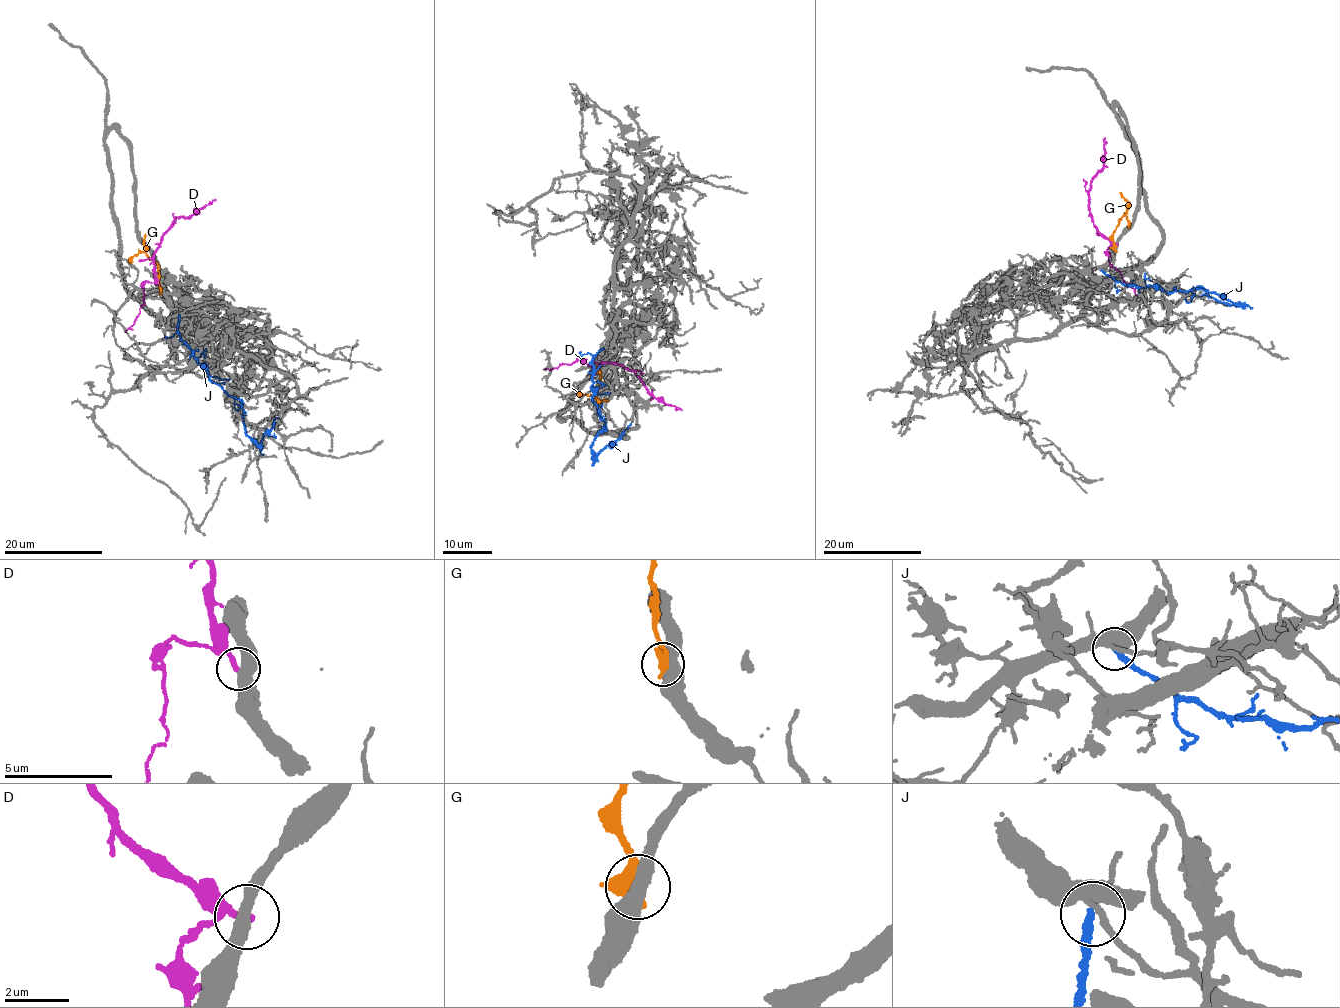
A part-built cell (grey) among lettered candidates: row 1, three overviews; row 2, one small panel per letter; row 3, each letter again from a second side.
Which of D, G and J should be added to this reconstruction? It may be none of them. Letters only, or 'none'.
none

